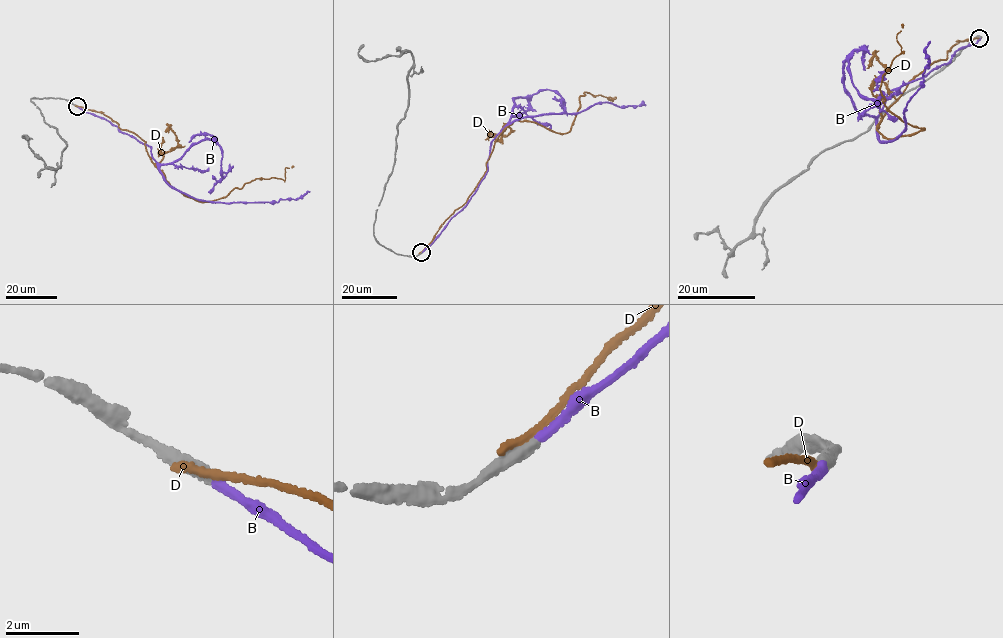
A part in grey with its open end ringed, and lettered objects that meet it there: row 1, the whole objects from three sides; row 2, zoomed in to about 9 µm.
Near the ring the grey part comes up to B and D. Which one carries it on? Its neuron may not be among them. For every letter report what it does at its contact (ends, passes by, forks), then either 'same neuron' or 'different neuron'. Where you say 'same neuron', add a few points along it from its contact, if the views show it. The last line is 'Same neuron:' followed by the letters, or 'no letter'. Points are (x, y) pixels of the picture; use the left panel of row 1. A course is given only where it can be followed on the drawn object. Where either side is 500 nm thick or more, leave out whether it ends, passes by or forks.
B: it ends there; same neuron; it runs (77, 107), (150, 146), (163, 178), (198, 199), (272, 203), (297, 199), (309, 191)
D: it ends there; different neuron
Same neuron: B

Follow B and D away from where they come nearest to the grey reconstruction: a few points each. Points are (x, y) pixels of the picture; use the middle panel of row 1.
B: (422, 252), (474, 193), (487, 170), (491, 143), (510, 122), (575, 114), (601, 103), (645, 105)
D: (420, 253), (466, 202), (510, 124), (524, 120), (562, 134), (585, 92), (612, 101)

